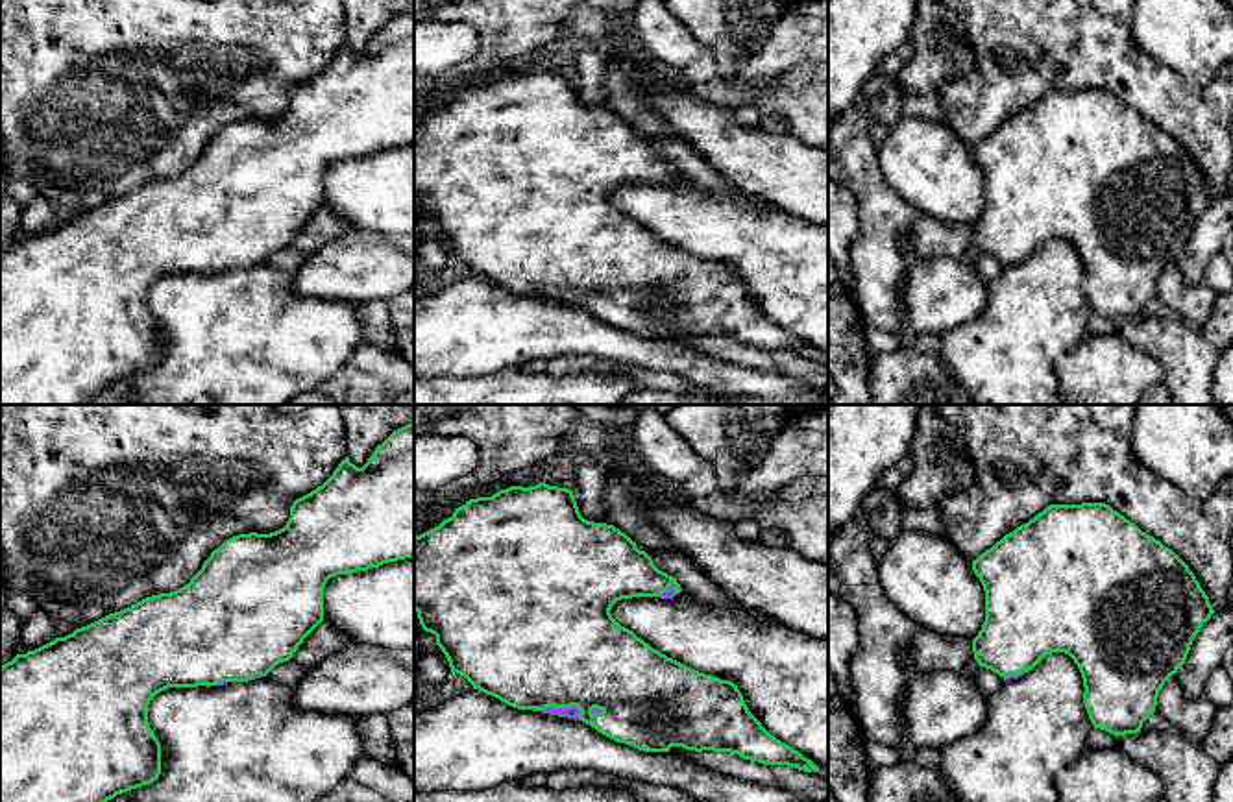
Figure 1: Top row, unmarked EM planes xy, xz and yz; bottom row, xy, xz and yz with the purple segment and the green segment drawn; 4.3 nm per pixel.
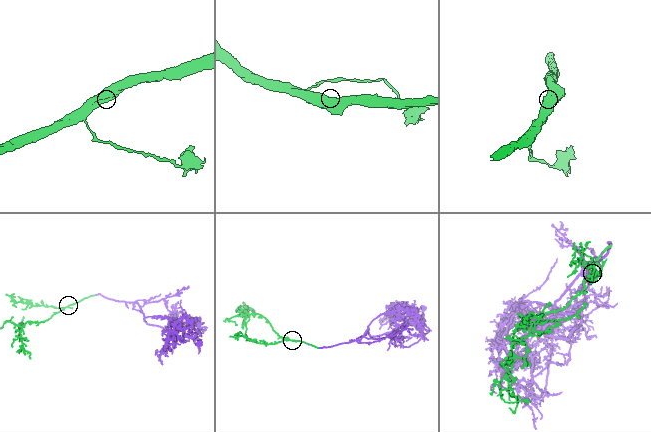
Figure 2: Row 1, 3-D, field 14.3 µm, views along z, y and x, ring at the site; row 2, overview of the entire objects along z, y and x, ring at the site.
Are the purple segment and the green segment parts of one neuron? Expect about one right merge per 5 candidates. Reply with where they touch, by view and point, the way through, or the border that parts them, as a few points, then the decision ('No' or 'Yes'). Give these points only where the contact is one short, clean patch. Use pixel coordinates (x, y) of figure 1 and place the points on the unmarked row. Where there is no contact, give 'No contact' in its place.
Touches purple at xz (557, 294). Yes

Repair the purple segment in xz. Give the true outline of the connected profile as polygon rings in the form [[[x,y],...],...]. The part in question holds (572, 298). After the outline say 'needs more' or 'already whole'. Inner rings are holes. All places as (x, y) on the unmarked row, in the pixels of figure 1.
[[[545,68],[510,72],[492,83],[470,85],[438,113],[414,124],[414,196],[420,211],[436,222],[451,259],[464,262],[473,275],[518,296],[579,305],[643,338],[669,338],[671,333],[730,338],[763,351],[812,358],[817,351],[771,322],[749,298],[734,268],[667,244],[610,200],[621,185],[673,185],[680,177],[677,164],[660,157],[625,118],[584,105],[571,76]]] | needs more

